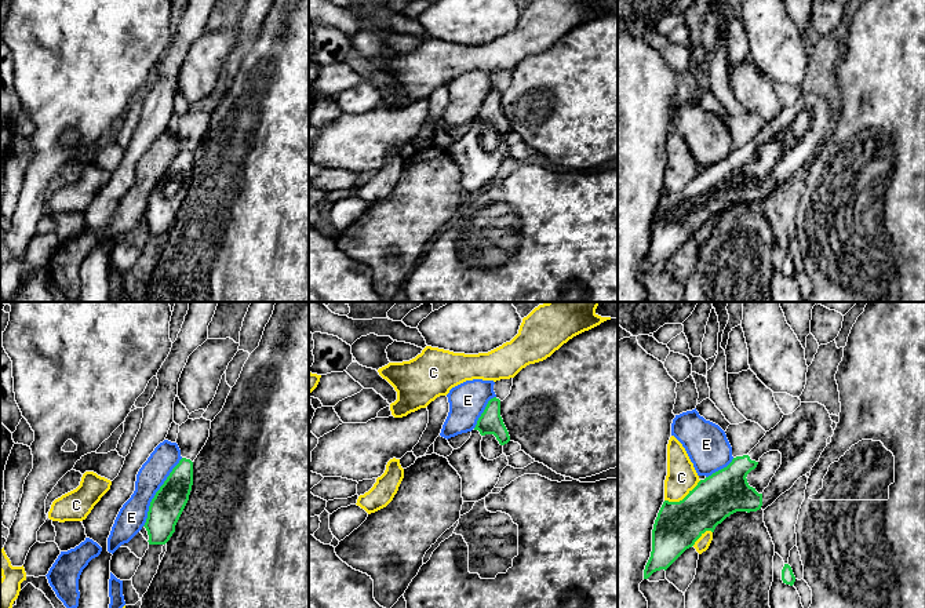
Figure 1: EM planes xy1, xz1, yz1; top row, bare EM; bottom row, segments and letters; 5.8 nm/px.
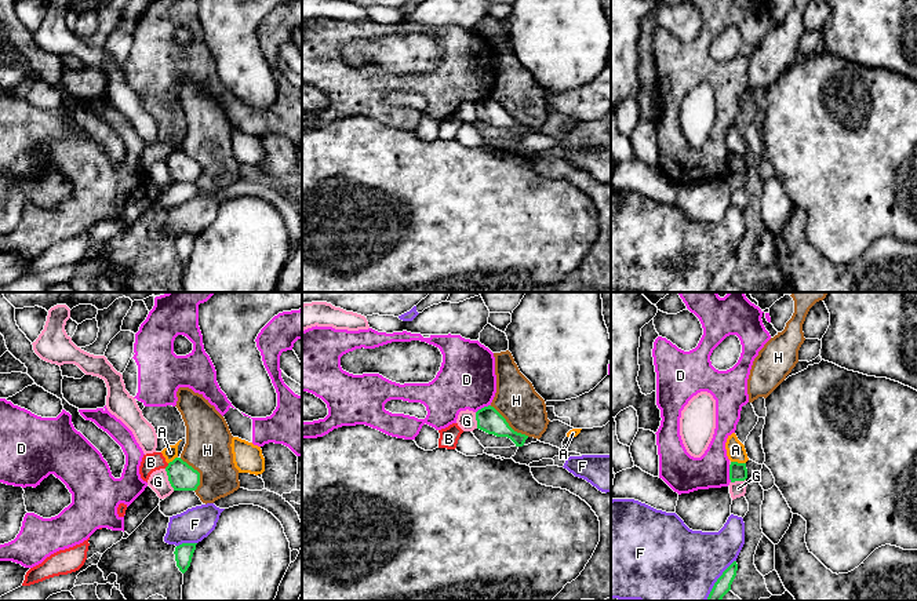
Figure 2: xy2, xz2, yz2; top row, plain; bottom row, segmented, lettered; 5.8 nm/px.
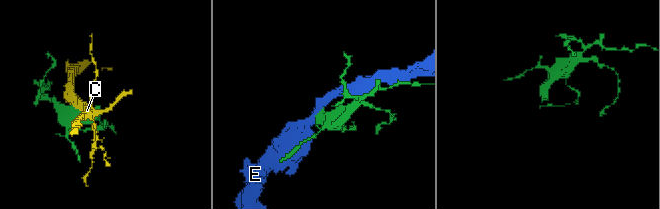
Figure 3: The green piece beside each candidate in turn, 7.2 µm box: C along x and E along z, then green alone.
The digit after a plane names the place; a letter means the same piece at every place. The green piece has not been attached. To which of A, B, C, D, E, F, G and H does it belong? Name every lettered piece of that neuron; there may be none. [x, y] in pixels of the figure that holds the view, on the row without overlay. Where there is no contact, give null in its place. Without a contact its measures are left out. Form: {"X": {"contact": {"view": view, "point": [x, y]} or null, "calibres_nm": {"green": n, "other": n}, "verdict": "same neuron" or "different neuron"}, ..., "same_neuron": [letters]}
{"A": {"contact": {"view": "yz2", "point": [737, 153]}, "calibres_nm": {"green": 110, "other": 110}, "verdict": "different neuron"}, "B": {"contact": {"view": "xy2", "point": [167, 157]}, "calibres_nm": {"green": 160, "other": 110}, "verdict": "different neuron"}, "C": {"contact": {"view": "yz1", "point": [684, 189]}, "calibres_nm": {"green": 280, "other": 180}, "verdict": "different neuron"}, "D": {"contact": {"view": "yz2", "point": [730, 164]}, "calibres_nm": {"green": 110, "other": 200}, "verdict": "different neuron"}, "E": {"contact": {"view": "xy1", "point": [156, 184]}, "calibres_nm": {"green": 190, "other": 160}, "verdict": "different neuron"}, "F": {"contact": {"view": "xy2", "point": [186, 235]}, "calibres_nm": {"green": 110, "other": 200}, "verdict": "different neuron"}, "G": {"contact": {"view": "xy2", "point": [168, 171]}, "calibres_nm": {"green": 160, "other": 110}, "verdict": "different neuron"}, "H": {"contact": {"view": "xz2", "point": [508, 116]}, "calibres_nm": {"green": 140, "other": 240}, "verdict": "different neuron"}, "same_neuron": []}

